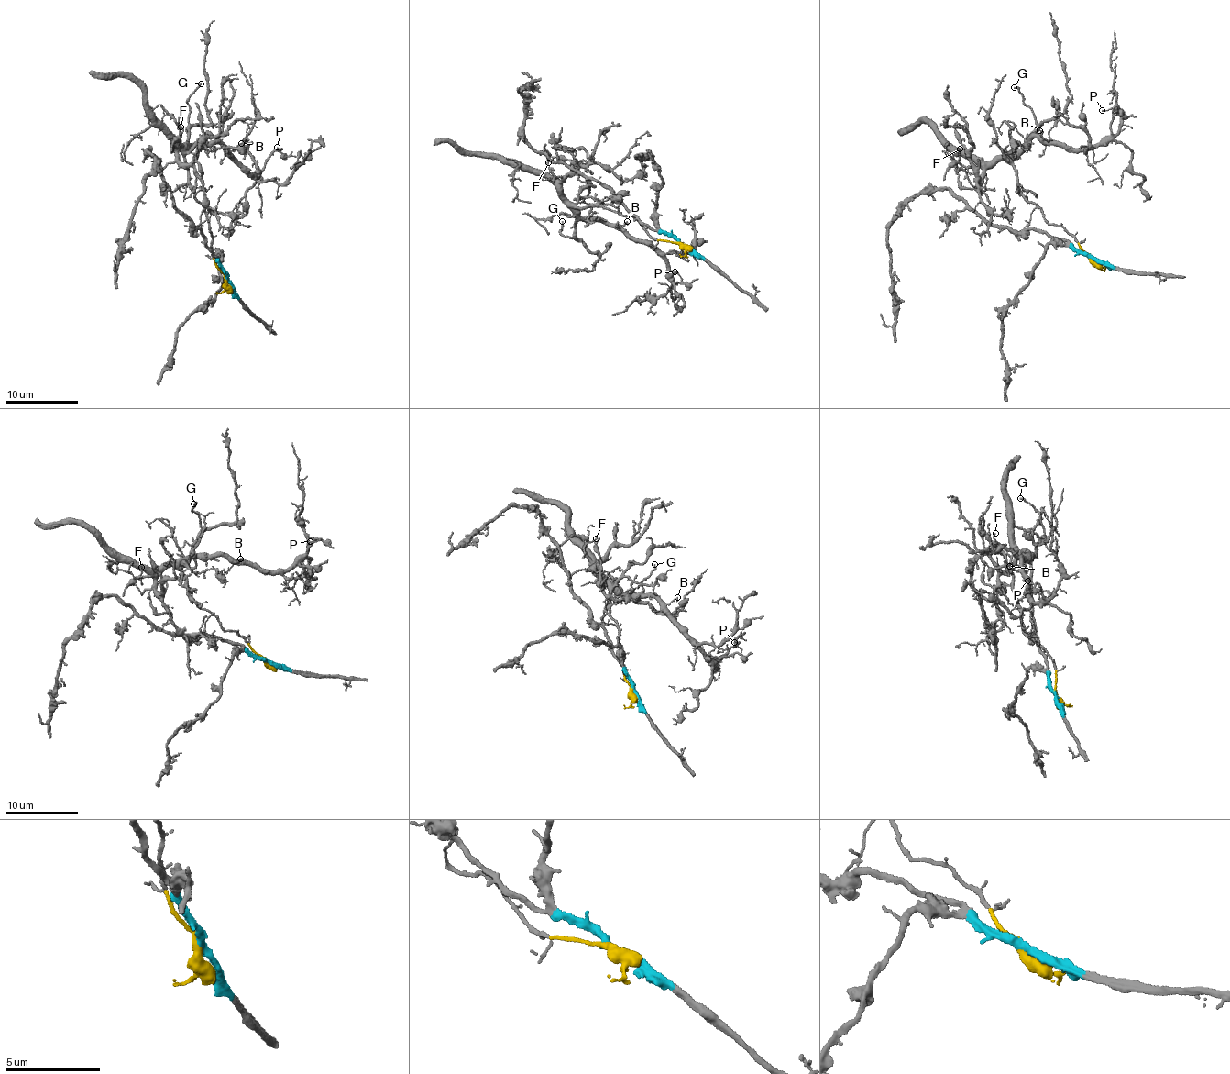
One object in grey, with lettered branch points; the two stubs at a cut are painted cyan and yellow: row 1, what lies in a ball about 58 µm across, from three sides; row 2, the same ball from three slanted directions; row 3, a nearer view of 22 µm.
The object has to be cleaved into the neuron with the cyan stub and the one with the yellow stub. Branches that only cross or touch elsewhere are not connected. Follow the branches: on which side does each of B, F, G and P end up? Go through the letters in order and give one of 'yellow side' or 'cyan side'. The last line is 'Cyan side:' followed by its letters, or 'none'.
B: yellow side
F: yellow side
G: yellow side
P: yellow side
Cyan side: none

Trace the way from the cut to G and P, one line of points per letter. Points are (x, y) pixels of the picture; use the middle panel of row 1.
G: (682, 244), (657, 240), (633, 216), (603, 206), (572, 211), (576, 235), (568, 238), (560, 231), (562, 222)
P: (682, 244), (657, 240), (631, 215), (592, 204), (575, 209), (653, 248), (675, 284), (682, 282), (675, 272)

